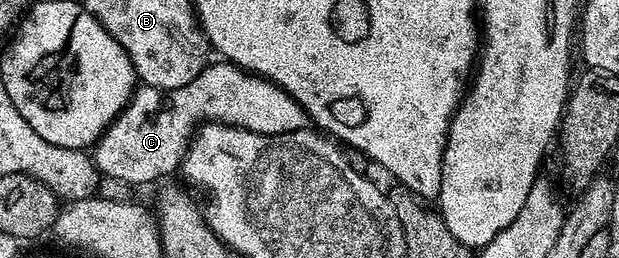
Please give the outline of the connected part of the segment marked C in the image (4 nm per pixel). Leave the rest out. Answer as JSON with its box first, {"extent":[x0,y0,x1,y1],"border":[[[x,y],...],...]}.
{"extent":[91,62,307,184],"border":[[[214,62],[206,63],[205,68],[191,82],[187,82],[187,86],[179,86],[172,88],[170,92],[162,92],[159,88],[147,88],[144,86],[134,87],[133,96],[129,100],[129,105],[117,115],[105,133],[98,138],[97,143],[91,149],[93,163],[97,165],[98,173],[102,177],[110,176],[113,180],[122,180],[125,184],[149,184],[152,180],[157,180],[160,176],[169,176],[172,172],[176,173],[180,169],[181,161],[184,160],[186,152],[189,151],[189,145],[195,135],[195,129],[203,124],[230,124],[236,128],[246,128],[252,132],[258,132],[264,136],[278,136],[279,134],[287,134],[288,132],[300,132],[306,127],[307,117],[303,106],[299,106],[299,102],[295,102],[295,98],[291,98],[291,94],[287,94],[277,84],[272,84],[270,80],[265,80],[262,76],[254,76],[247,74],[245,69],[238,68],[237,65],[228,62],[217,62],[221,64],[213,64]]]}

